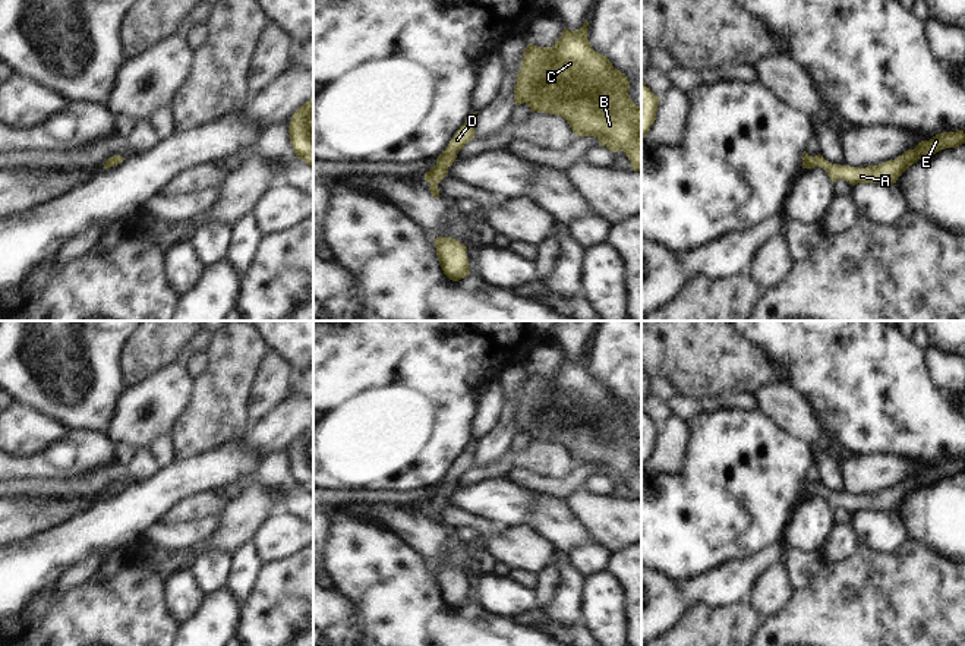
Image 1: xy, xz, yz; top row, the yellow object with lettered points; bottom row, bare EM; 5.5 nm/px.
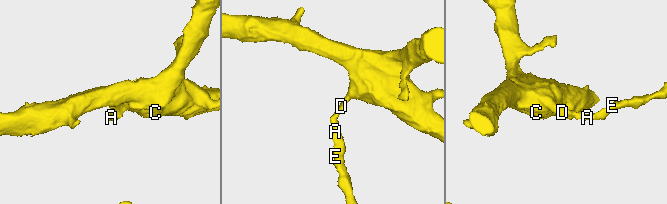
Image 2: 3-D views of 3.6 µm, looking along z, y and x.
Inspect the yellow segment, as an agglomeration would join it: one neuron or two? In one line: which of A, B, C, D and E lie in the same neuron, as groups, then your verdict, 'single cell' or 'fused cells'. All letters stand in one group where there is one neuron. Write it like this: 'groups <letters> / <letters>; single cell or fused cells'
groups A B C D E; single cell

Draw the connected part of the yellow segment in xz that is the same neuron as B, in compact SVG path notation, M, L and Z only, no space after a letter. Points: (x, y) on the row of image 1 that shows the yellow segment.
M587 21L577 31L564 26L552 47L527 42L514 86L515 105L526 103L530 111L564 117L575 136L595 136L599 145L614 152L624 151L633 170L641 173L641 107L628 97L630 82L625 73L592 48L587 26Z

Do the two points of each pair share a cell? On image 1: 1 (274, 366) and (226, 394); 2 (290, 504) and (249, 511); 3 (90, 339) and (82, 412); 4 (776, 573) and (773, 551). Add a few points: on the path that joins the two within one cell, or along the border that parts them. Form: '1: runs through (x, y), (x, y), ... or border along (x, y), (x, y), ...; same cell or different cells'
1: border along (268, 350), (256, 371), (246, 412); different cells
2: border along (284, 492), (281, 509); different cells
3: runs through (87, 356), (82, 364), (81, 394); same cell
4: border along (782, 560), (769, 566), (760, 574), (753, 589); different cells

